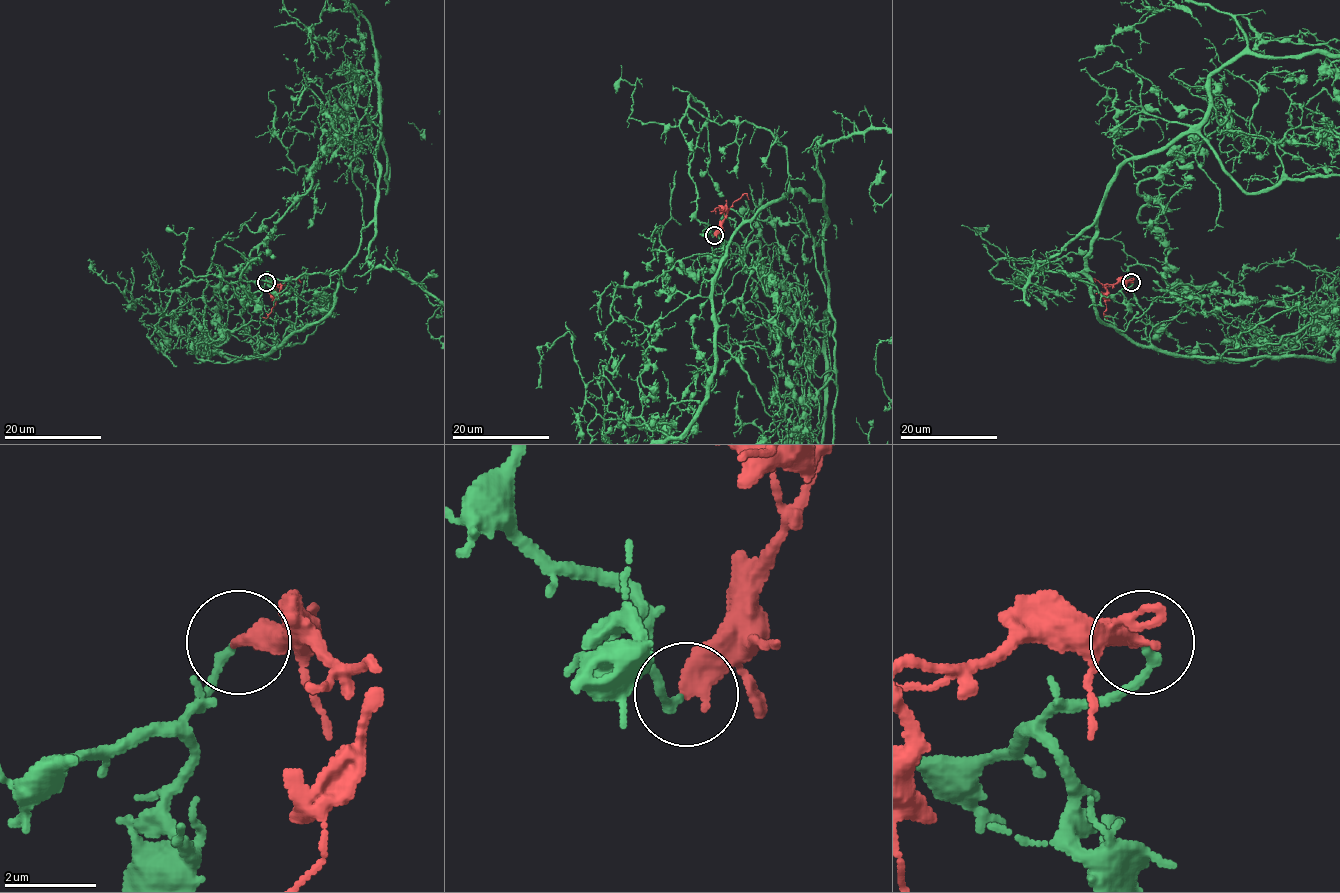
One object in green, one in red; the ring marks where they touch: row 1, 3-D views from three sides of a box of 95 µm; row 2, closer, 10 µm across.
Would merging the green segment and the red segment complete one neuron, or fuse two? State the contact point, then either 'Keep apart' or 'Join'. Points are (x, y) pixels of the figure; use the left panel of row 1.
Place: (266, 282). Join

